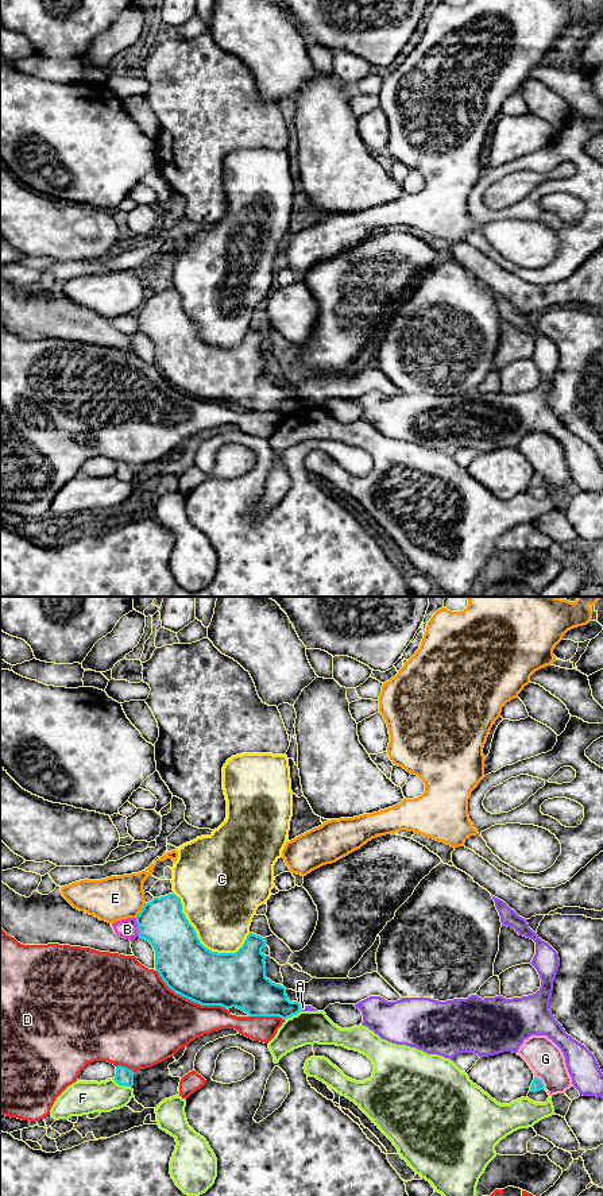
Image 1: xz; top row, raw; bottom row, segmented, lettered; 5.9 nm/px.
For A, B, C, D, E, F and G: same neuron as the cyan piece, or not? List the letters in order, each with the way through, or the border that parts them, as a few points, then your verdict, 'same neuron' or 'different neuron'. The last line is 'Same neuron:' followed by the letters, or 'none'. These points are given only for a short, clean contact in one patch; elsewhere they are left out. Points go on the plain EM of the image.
A: border xz (300, 401), (301, 405); different neuron
B: different neuron
C: different neuron
D: different neuron
E: different neuron
F: different neuron
G: different neuron
Same neuron: none

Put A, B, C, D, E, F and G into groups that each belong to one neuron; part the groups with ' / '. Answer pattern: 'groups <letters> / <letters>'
groups A / B / C / D / E / F / G

